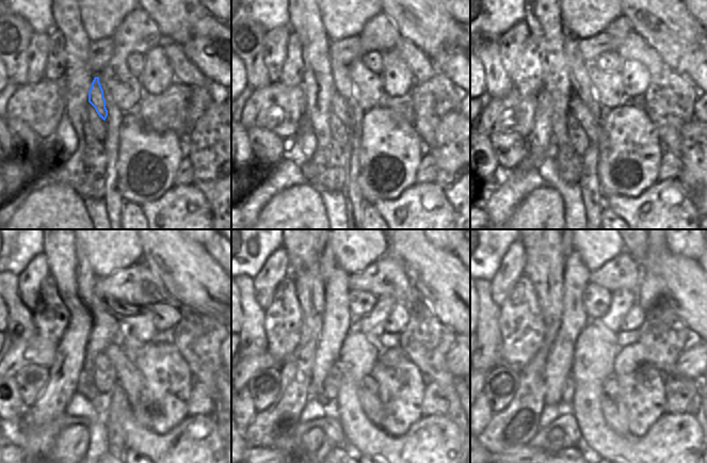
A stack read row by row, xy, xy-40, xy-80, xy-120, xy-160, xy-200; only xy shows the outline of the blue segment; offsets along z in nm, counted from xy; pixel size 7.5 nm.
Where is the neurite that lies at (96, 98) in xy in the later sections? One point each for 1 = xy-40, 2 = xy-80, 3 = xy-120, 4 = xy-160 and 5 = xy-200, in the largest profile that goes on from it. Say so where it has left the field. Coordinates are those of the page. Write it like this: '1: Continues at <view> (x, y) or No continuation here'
1: Continues at xy-40 (338, 107)
2: Continues at xy-80 (594, 129)
3: Continues at xy-120 (129, 378)
4: Continues at xy-160 (371, 404)
5: Continues at xy-200 (612, 405).

